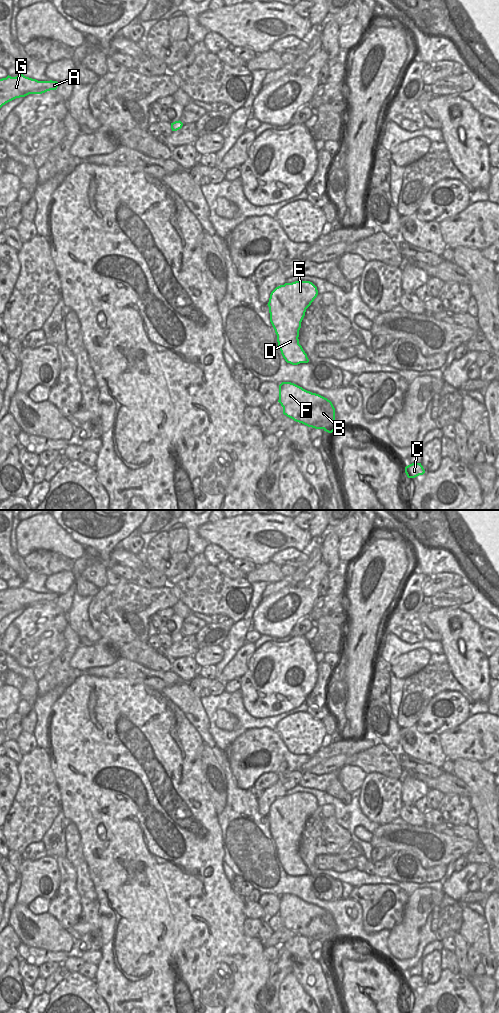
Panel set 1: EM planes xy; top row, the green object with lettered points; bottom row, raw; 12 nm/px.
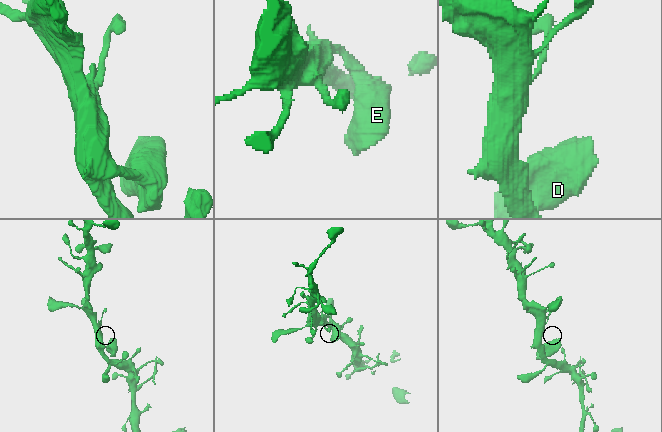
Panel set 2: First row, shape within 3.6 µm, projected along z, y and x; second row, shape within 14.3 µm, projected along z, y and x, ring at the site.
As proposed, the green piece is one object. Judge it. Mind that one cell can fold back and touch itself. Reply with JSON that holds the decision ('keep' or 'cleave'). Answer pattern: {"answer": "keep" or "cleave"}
{"answer": "keep"}

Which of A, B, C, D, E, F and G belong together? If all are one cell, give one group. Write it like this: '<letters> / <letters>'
A B C D E F G

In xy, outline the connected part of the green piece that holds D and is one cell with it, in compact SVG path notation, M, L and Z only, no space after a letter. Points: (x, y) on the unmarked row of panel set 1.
M310 793L285 795L270 806L267 816L270 834L283 870L292 877L309 874L298 849L306 821L317 807L317 799Z

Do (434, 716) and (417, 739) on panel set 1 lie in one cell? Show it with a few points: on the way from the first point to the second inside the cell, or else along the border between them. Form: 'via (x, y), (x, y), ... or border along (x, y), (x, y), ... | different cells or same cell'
border along (415, 726), (420, 732), (436, 733), (438, 735) | different cells

